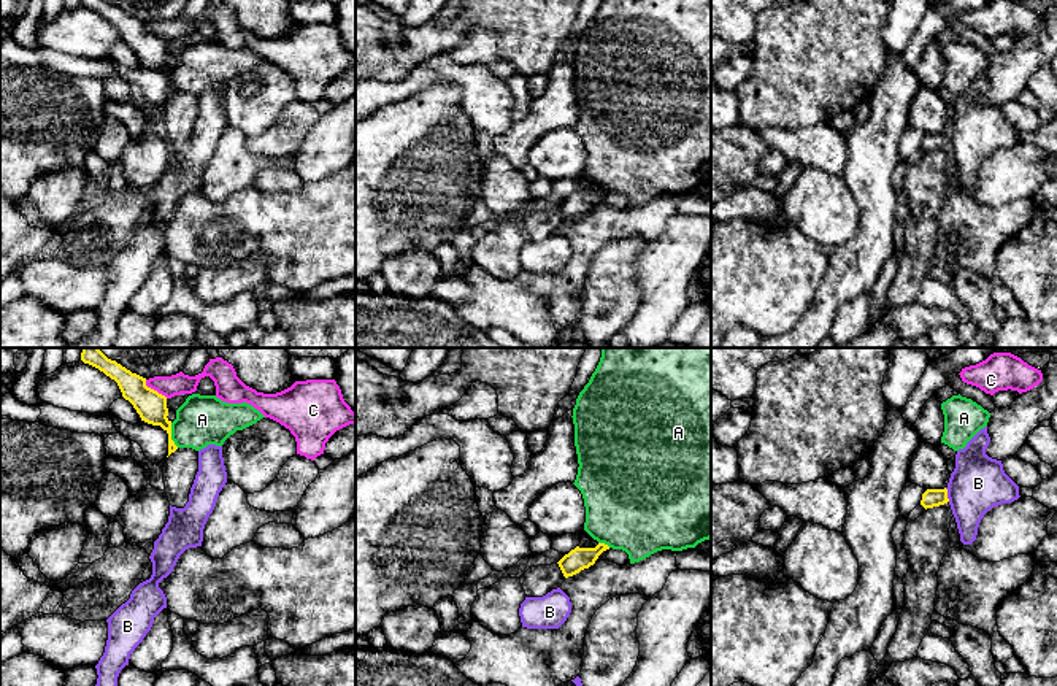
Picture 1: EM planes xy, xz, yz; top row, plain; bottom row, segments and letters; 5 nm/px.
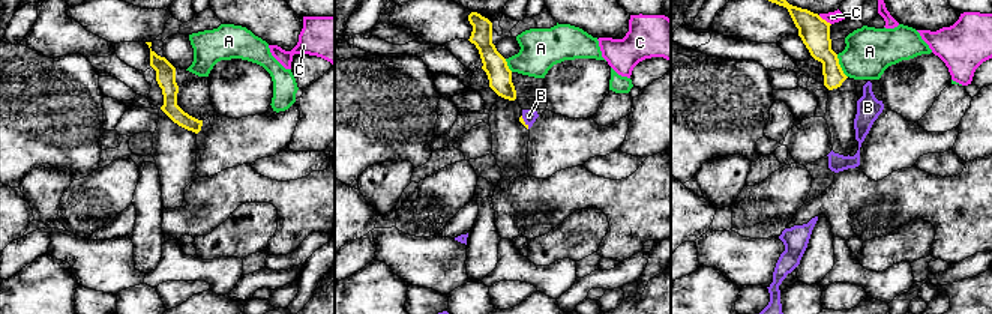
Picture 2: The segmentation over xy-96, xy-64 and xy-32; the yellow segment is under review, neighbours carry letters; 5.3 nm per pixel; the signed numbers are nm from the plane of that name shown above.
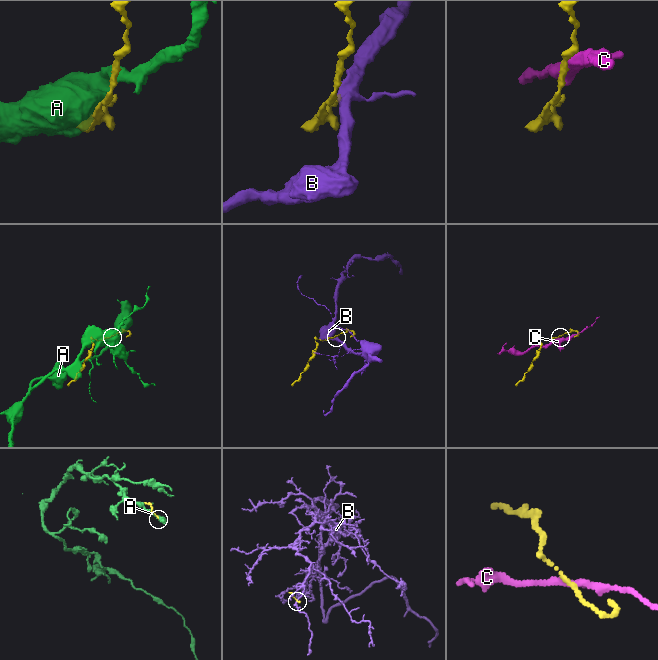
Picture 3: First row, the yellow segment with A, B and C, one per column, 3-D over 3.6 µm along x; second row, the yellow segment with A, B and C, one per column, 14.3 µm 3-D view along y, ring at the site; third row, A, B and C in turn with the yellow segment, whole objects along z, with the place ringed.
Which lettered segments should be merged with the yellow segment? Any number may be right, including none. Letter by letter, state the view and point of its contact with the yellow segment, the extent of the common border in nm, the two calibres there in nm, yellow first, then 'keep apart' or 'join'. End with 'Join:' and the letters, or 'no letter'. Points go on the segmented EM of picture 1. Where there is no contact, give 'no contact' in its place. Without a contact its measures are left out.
A: xy (170, 435) | 130 nm | 150/260 nm | keep apart
B: yz (946, 494) | 80 nm | 100/280 nm | keep apart
C: xy (153, 389) | 150 nm | 150/110 nm | keep apart
Join: no letter

